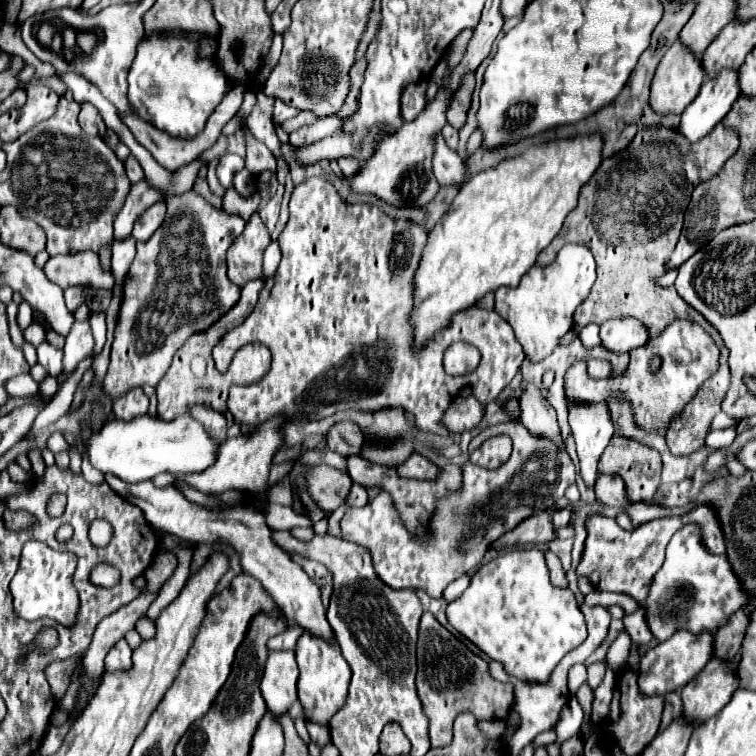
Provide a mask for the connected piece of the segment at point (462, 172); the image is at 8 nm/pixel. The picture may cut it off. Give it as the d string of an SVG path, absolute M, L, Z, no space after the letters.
M437 136L437 150L433 156L433 172L439 186L463 186L467 180L467 168L457 152L449 150L443 136Z

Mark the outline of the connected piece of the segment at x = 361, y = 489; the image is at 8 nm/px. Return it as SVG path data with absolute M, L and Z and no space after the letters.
M353 484L351 486L351 492L347 494L347 498L343 500L345 502L345 506L355 506L355 508L361 508L361 506L365 506L367 502L369 502L369 496L367 496L367 490L365 490L365 486L361 486L361 484Z

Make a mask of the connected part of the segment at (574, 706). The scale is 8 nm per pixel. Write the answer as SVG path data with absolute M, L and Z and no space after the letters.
M571 698L565 706L563 706L563 712L561 712L561 718L559 722L555 724L555 732L557 732L557 746L561 746L567 738L575 736L577 730L581 728L583 724L583 710L579 706L579 702L575 698Z

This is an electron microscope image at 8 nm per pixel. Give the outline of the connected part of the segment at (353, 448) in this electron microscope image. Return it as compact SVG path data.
M343 420L341 424L333 426L327 434L327 446L343 456L355 456L361 454L361 448L365 444L365 436L361 434L359 426L351 420Z

